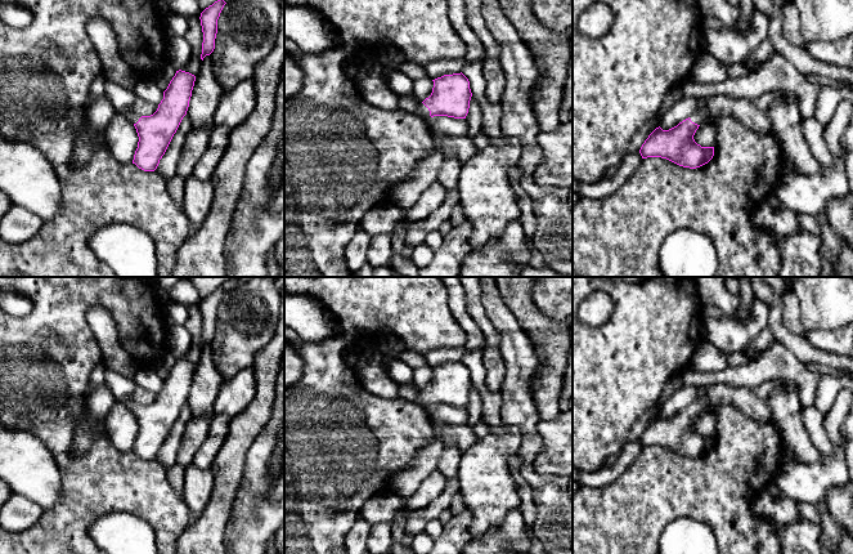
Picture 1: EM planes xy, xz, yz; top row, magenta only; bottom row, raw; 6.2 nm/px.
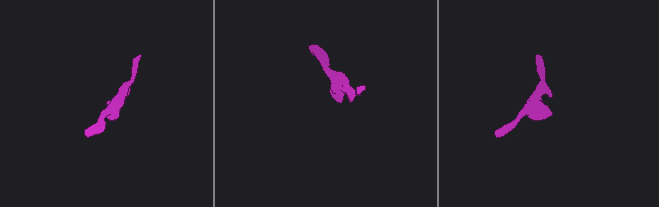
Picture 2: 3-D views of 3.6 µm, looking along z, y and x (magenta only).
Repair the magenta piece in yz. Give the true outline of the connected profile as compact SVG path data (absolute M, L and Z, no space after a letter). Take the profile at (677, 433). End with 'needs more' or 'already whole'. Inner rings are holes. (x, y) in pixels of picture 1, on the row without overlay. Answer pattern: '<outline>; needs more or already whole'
M696 401L669 419L656 416L639 438L642 447L661 446L690 457L708 452L714 435L701 435L693 428L702 411L702 405Z; needs more

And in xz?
M461 361L432 370L432 381L418 394L416 406L423 410L434 405L466 407L472 385L468 367Z; needs more

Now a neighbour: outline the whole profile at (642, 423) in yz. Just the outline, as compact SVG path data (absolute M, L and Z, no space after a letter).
M657 401L634 423L630 438L639 439L655 416L660 415L661 406Z

